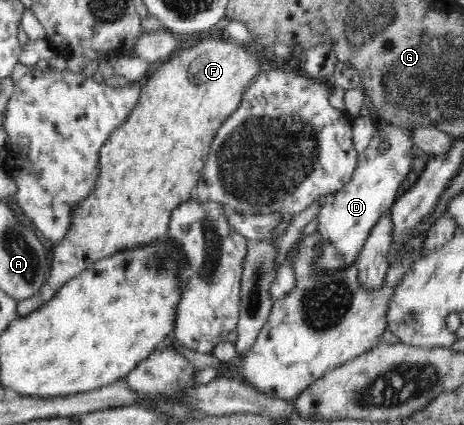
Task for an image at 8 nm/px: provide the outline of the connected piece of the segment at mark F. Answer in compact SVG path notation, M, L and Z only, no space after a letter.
M207 39L203 43L195 43L195 47L180 48L150 70L145 81L141 82L137 105L99 150L99 177L96 179L95 191L72 211L71 226L63 239L52 246L49 279L35 295L18 301L17 318L37 311L67 280L73 279L97 260L111 258L135 247L147 247L166 237L171 211L179 207L180 203L187 203L195 194L216 131L223 120L236 110L243 91L261 71L261 59L263 56L259 57L255 53L253 56L239 43Z

